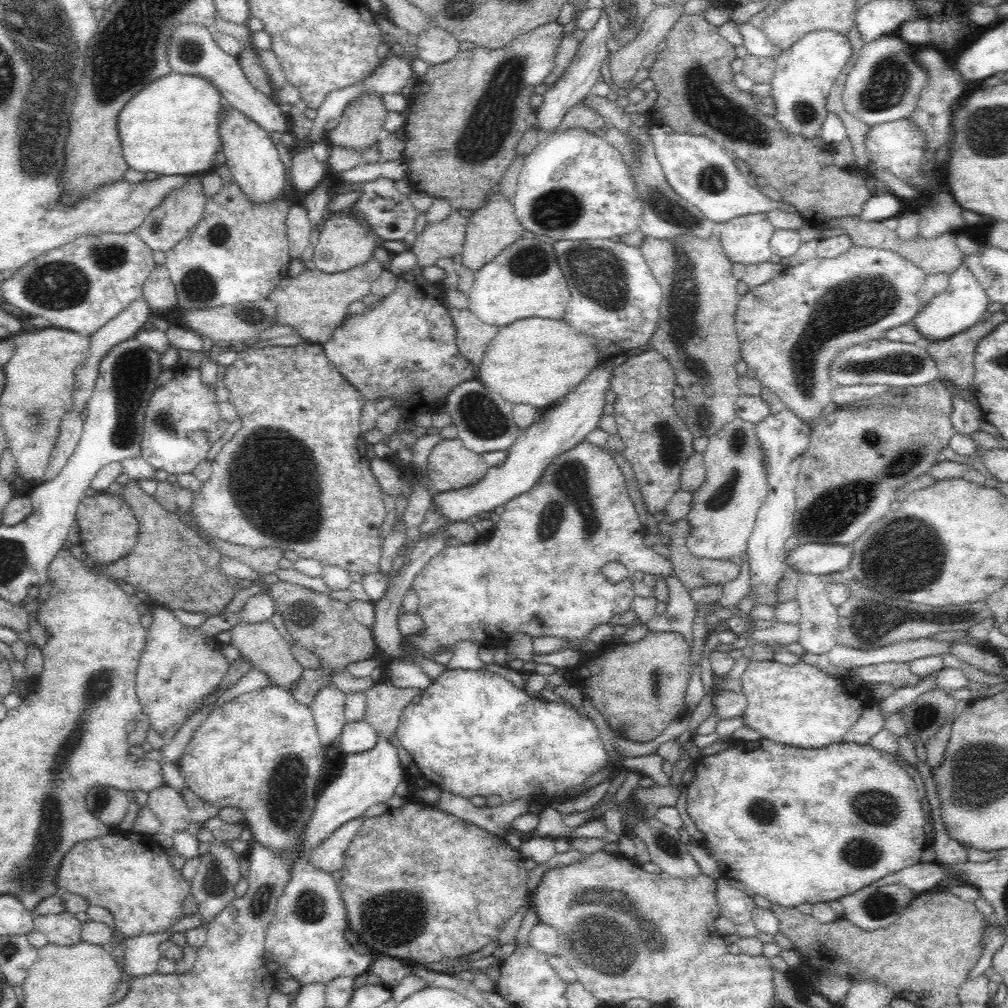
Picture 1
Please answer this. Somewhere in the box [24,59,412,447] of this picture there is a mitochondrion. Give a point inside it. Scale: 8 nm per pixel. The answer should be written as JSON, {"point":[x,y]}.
{"point":[109,257]}

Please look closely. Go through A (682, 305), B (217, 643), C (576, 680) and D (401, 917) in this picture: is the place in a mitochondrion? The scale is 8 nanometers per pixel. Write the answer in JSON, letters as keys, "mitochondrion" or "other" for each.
{"A":"mitochondrion","B":"other","C":"other","D":"mitochondrion"}

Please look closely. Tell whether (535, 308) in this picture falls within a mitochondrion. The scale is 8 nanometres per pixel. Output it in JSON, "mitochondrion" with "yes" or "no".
{"mitochondrion":"no"}

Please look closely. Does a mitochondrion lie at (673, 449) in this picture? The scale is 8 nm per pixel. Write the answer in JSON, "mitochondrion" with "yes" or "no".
{"mitochondrion":"yes"}

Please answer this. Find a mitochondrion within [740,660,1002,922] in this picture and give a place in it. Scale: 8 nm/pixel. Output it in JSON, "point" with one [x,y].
{"point":[880,809]}

